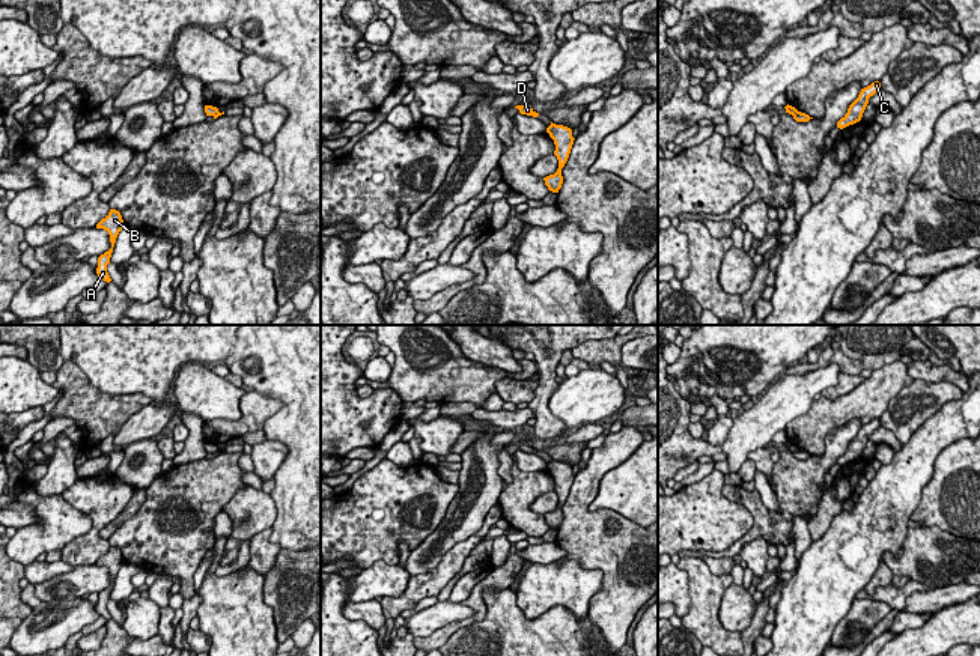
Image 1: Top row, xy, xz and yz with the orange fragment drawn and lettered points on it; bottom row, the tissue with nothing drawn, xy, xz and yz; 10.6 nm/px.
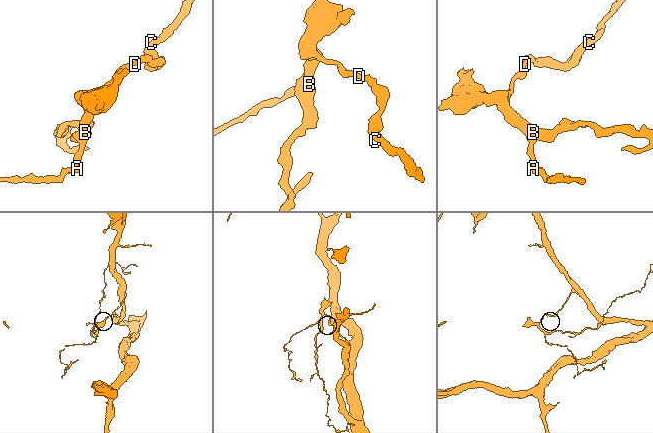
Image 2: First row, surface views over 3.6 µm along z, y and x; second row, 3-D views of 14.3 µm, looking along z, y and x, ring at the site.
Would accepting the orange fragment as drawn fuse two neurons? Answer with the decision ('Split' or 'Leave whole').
Split

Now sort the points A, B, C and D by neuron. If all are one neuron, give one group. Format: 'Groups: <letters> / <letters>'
Groups: A B D / C

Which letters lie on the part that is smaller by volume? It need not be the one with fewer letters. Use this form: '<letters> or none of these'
A, B, D

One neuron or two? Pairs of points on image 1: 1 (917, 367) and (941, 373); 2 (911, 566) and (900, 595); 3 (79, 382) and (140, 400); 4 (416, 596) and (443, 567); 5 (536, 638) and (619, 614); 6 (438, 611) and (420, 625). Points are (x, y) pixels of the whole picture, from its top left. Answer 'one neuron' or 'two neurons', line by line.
1: one neuron
2: two neurons
3: one neuron
4: one neuron
5: two neurons
6: one neuron

